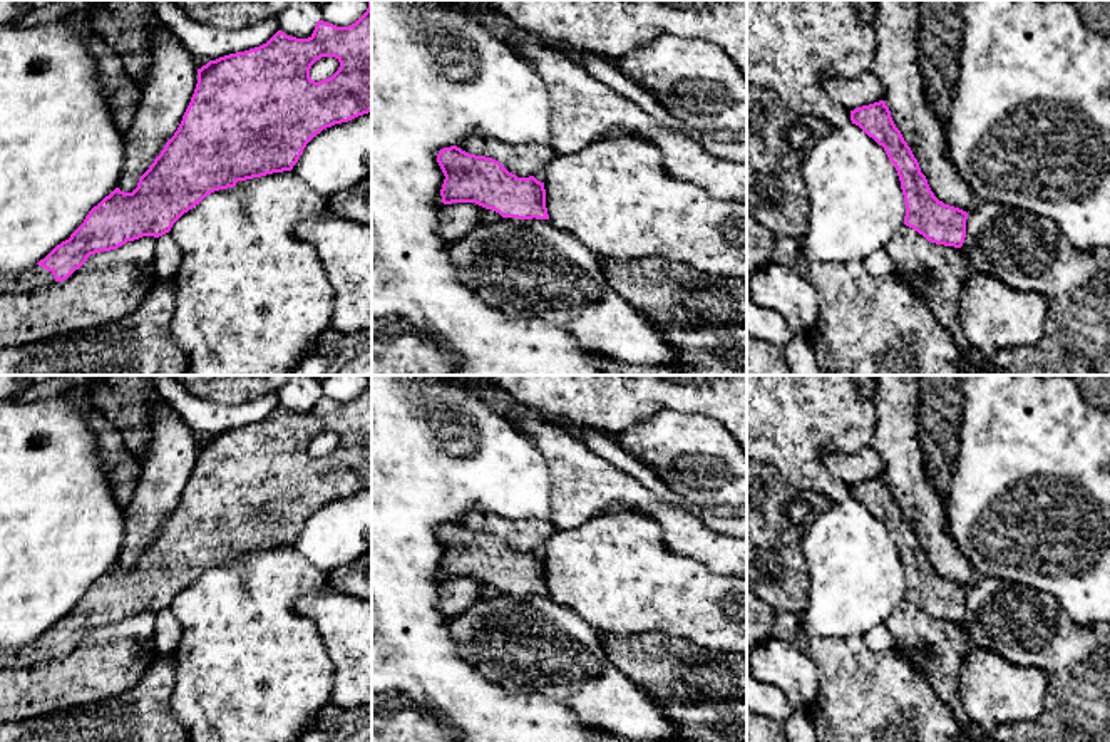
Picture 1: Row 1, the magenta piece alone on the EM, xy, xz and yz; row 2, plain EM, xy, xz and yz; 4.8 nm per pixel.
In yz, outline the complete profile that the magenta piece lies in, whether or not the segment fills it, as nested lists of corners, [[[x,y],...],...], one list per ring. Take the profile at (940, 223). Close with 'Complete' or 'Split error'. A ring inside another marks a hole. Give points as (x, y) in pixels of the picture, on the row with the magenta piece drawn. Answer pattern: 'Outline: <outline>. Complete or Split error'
Outline: [[[879,100],[850,111],[850,121],[882,146],[894,164],[904,194],[904,224],[931,243],[961,248],[966,238],[968,213],[934,196],[886,102]]]. Complete

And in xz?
Outline: [[[457,146],[440,149],[437,162],[445,176],[440,189],[444,204],[475,203],[502,218],[549,219],[544,183],[534,176],[517,178],[499,161]]]. Complete

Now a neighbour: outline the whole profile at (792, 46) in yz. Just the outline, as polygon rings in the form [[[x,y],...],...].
[[[747,0],[747,84],[772,90],[794,114],[824,119],[830,127],[850,124],[850,109],[829,95],[824,79],[852,79],[871,70],[876,50],[874,25],[864,22],[849,0]]]

